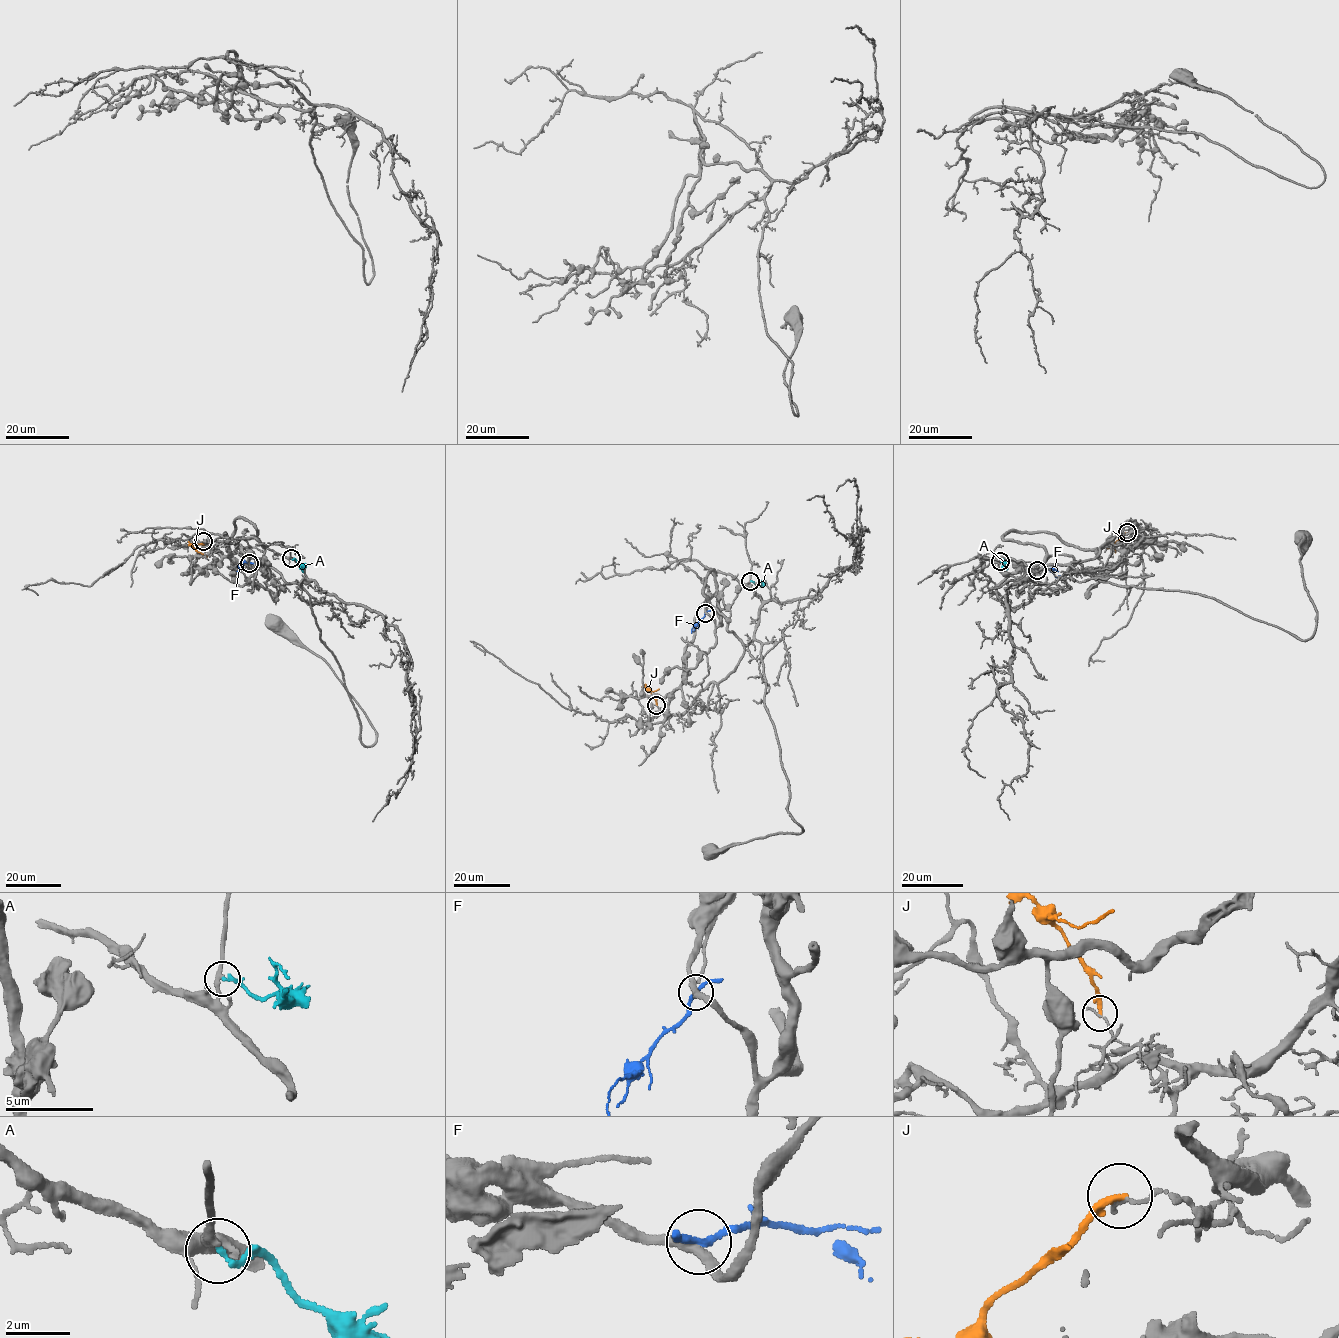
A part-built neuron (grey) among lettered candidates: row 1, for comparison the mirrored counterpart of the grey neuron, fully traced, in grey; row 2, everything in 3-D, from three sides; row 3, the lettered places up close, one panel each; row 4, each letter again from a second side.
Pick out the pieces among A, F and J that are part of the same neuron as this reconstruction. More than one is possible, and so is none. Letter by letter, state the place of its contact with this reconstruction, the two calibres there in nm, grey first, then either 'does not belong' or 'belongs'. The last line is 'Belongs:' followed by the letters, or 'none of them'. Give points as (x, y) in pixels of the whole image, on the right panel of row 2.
A: contact (1000, 561); calibres 280 and 190 nm; does not belong
F: contact (1037, 570); calibres 320 and 200 nm; does not belong
J: contact (1127, 532); calibres 140 and 240 nm; does not belong
Belongs: none of them

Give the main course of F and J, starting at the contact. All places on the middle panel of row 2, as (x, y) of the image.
F: (706, 613), (691, 632)
J: (657, 706), (648, 690), (659, 689)

